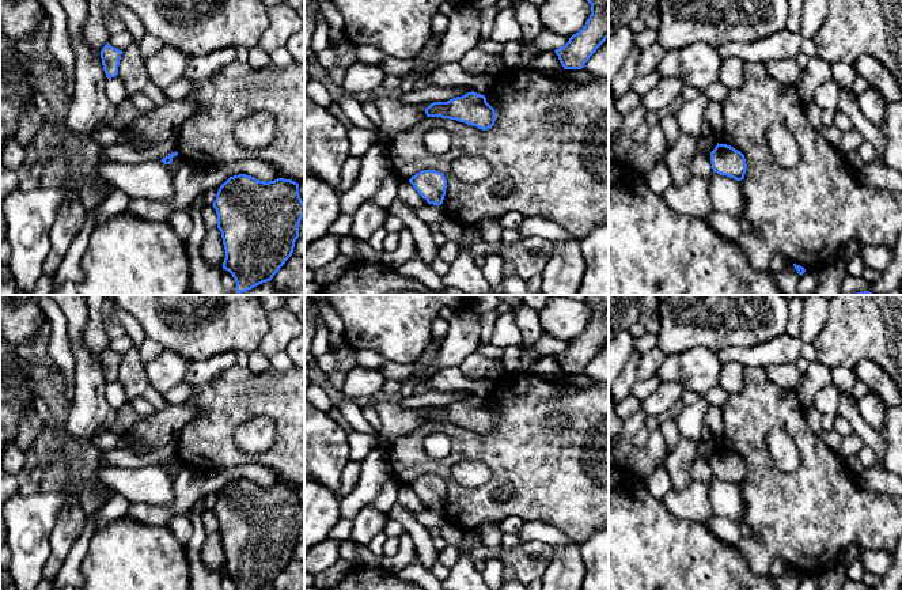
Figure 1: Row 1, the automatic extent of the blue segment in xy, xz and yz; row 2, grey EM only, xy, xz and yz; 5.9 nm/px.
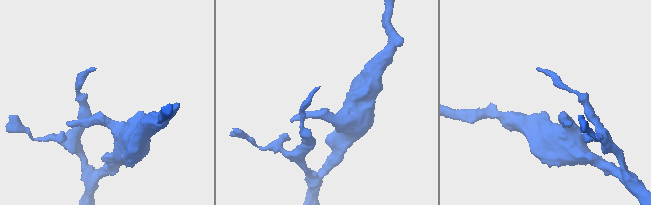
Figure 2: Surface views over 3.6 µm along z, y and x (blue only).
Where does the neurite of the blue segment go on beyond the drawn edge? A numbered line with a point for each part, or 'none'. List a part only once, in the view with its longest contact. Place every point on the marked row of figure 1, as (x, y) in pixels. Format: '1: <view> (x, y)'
none

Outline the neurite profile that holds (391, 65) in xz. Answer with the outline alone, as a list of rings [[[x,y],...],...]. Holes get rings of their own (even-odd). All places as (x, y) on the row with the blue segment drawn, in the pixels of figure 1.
[[[431,35],[417,56],[408,60],[398,60],[395,57],[387,56],[382,60],[379,65],[386,73],[402,77],[413,68],[424,65],[433,60],[439,50],[441,39],[443,35]]]

